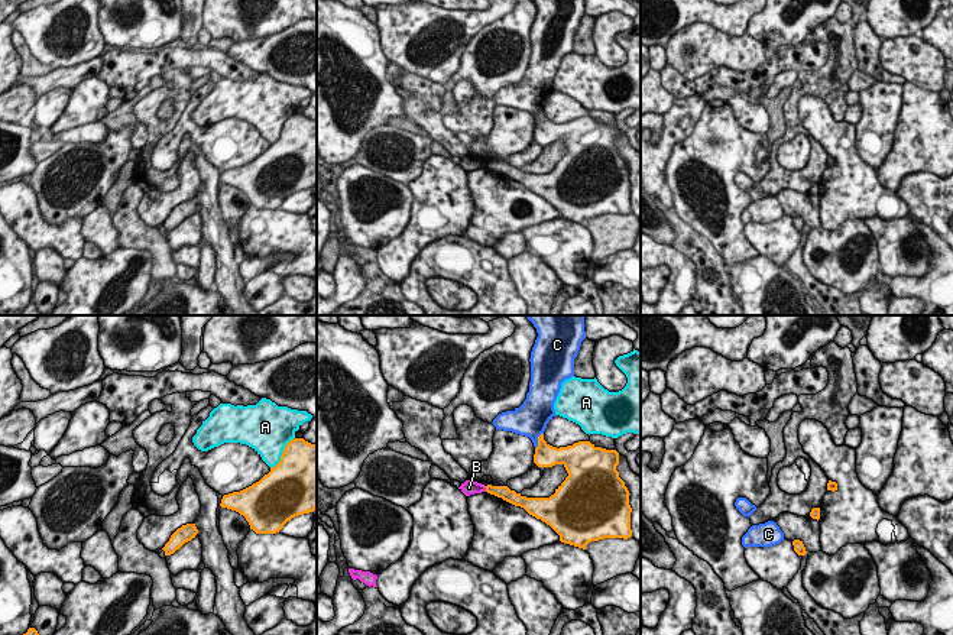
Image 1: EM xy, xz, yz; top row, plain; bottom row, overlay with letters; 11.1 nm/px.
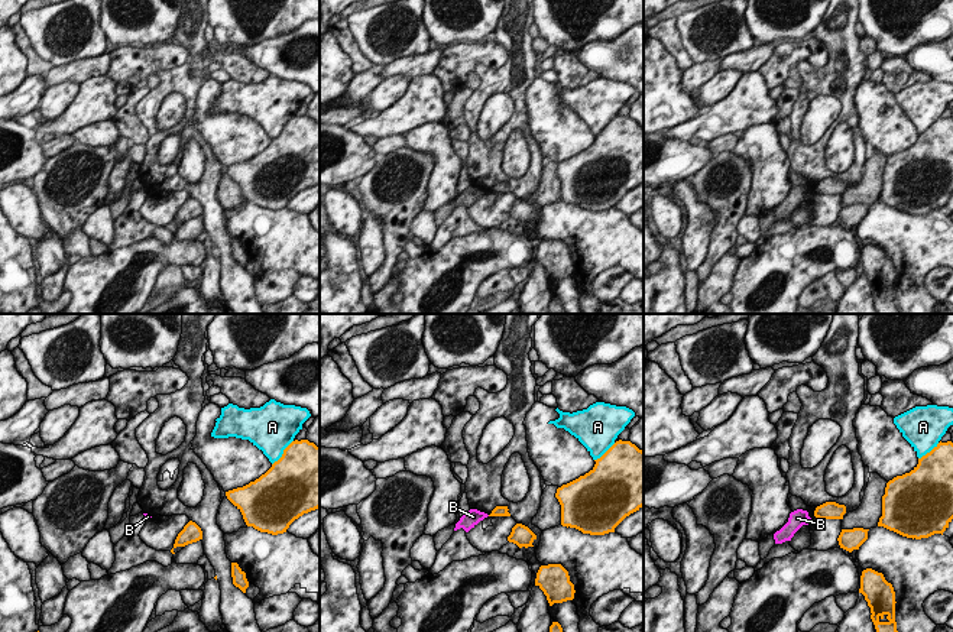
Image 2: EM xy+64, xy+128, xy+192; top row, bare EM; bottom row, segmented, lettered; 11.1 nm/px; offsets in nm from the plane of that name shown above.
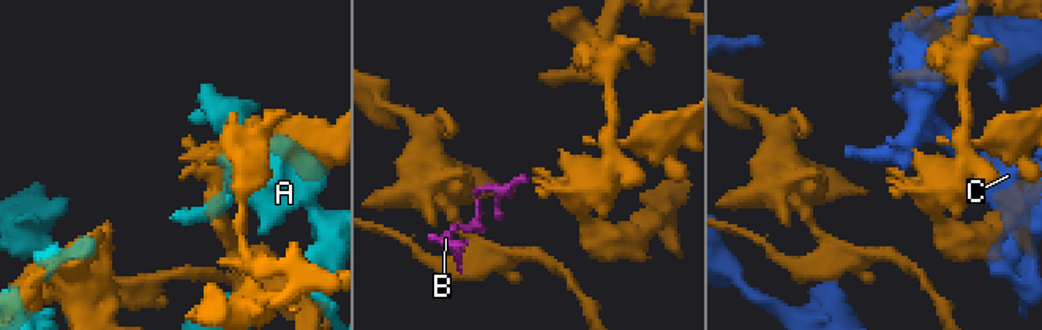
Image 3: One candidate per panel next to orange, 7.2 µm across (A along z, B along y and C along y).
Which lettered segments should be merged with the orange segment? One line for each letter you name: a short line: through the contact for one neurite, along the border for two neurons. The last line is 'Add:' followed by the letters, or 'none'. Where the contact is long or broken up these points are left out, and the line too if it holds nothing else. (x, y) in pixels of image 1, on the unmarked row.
Add: none.

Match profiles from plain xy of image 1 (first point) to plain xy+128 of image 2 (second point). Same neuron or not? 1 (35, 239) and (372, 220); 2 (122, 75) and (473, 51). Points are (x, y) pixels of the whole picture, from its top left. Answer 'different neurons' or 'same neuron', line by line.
1: different neurons
2: same neuron

